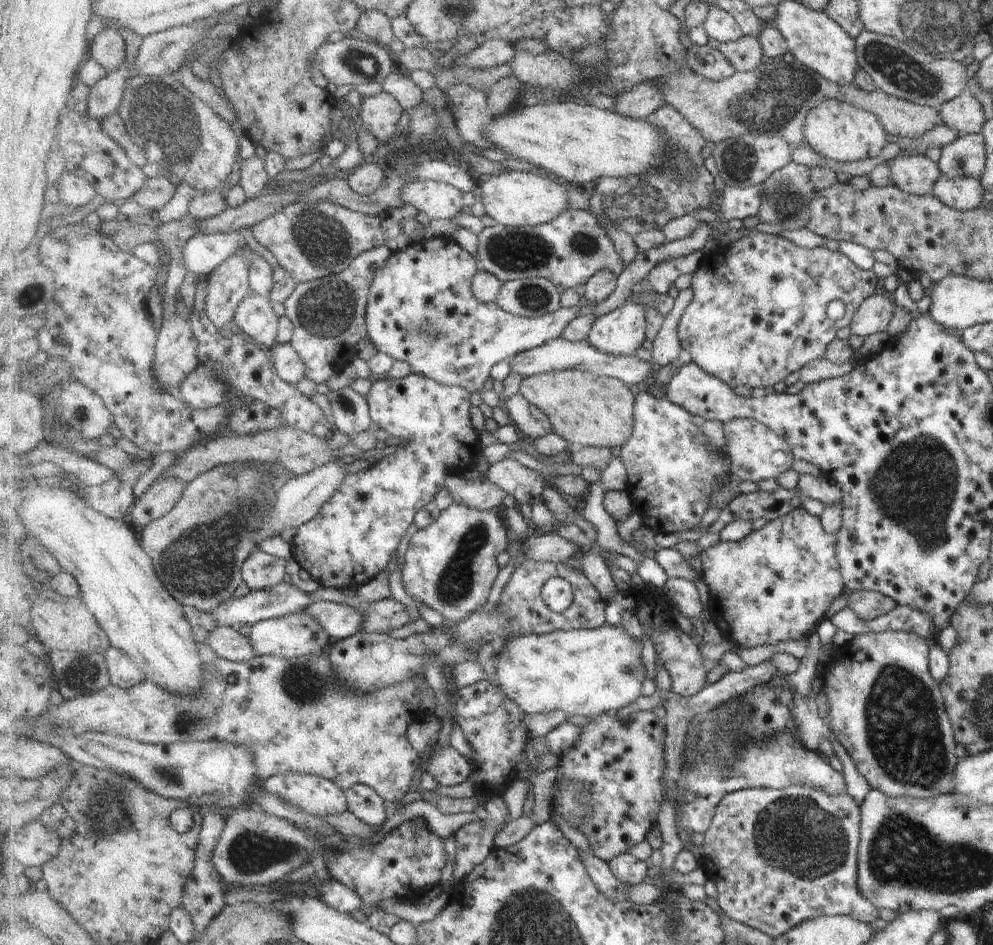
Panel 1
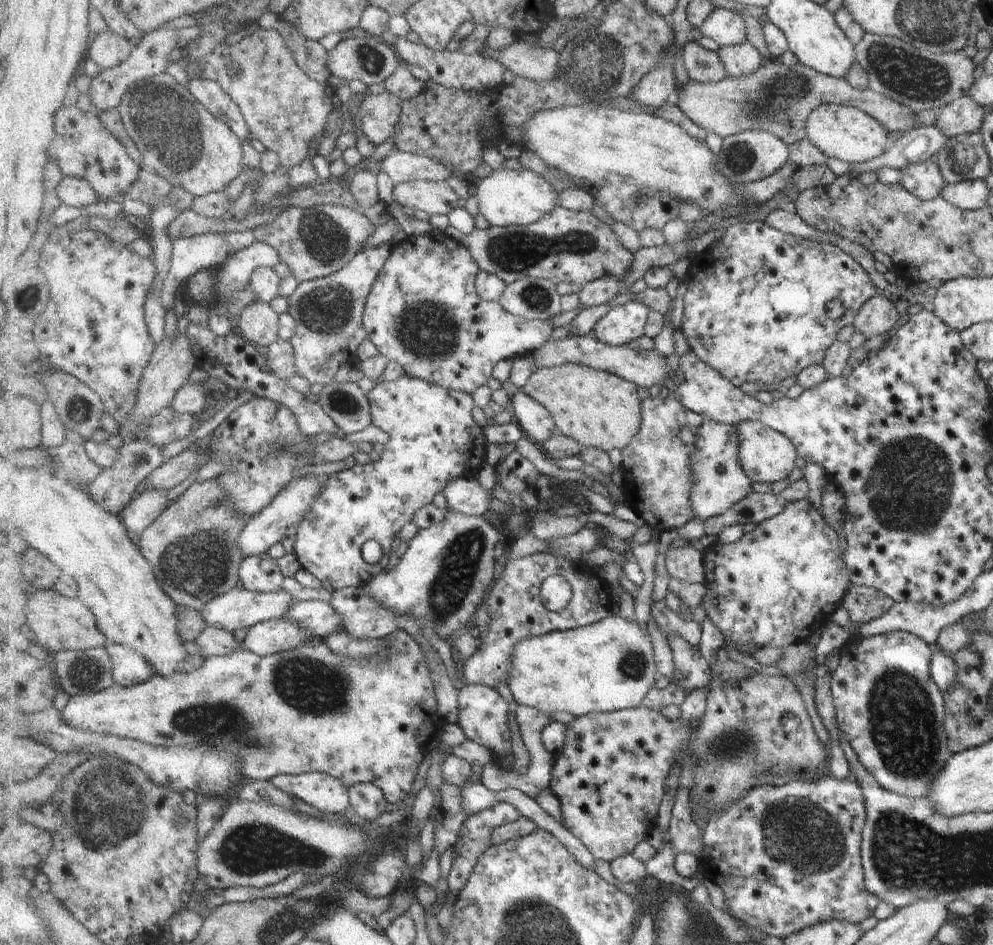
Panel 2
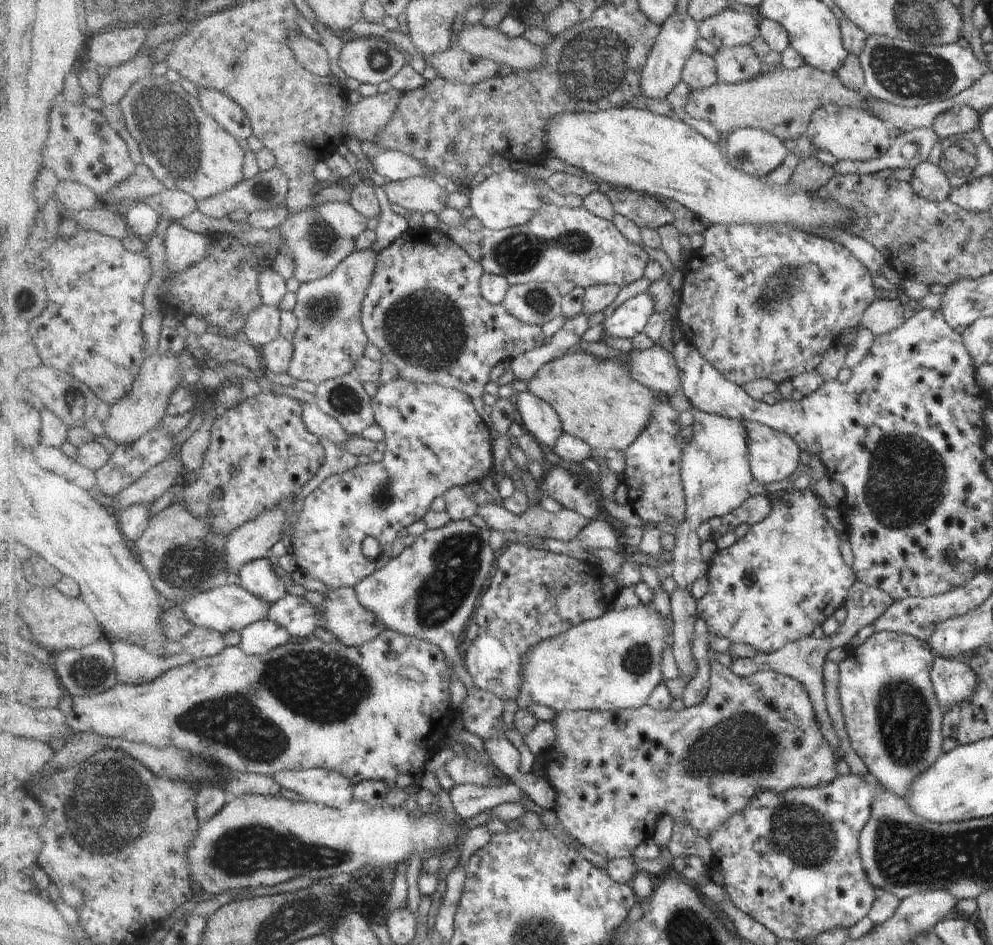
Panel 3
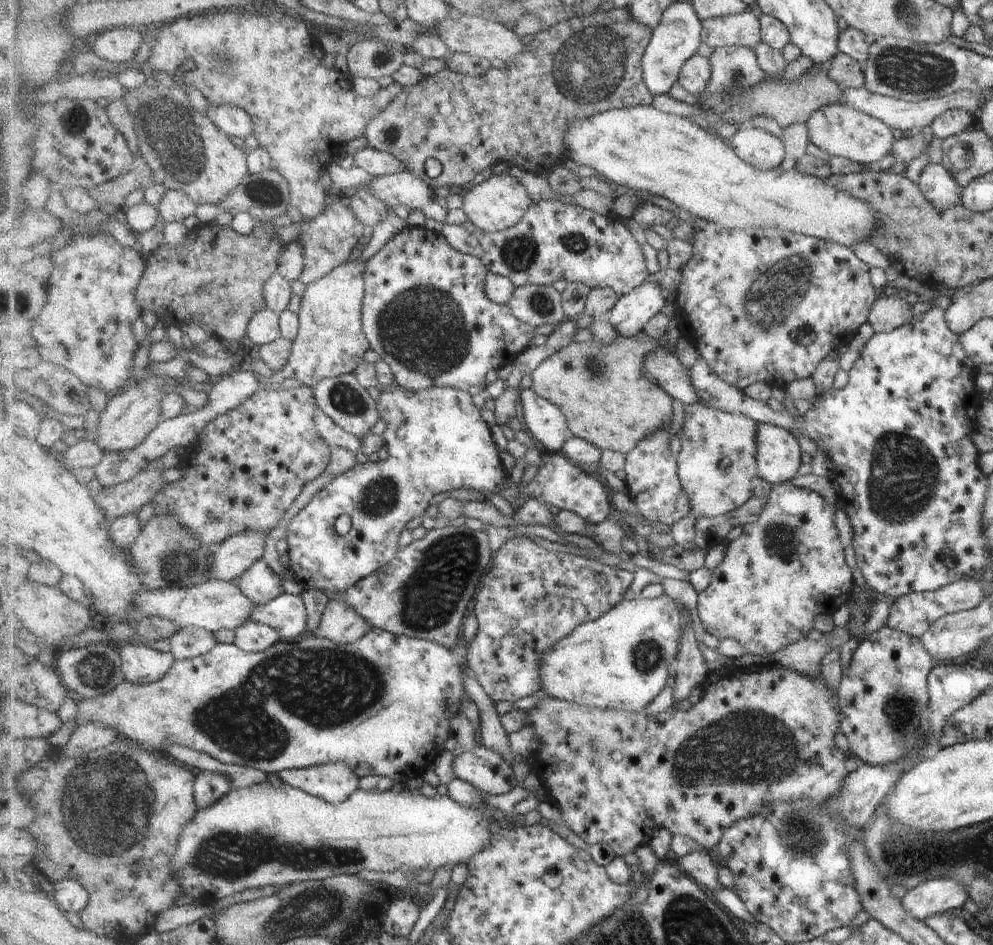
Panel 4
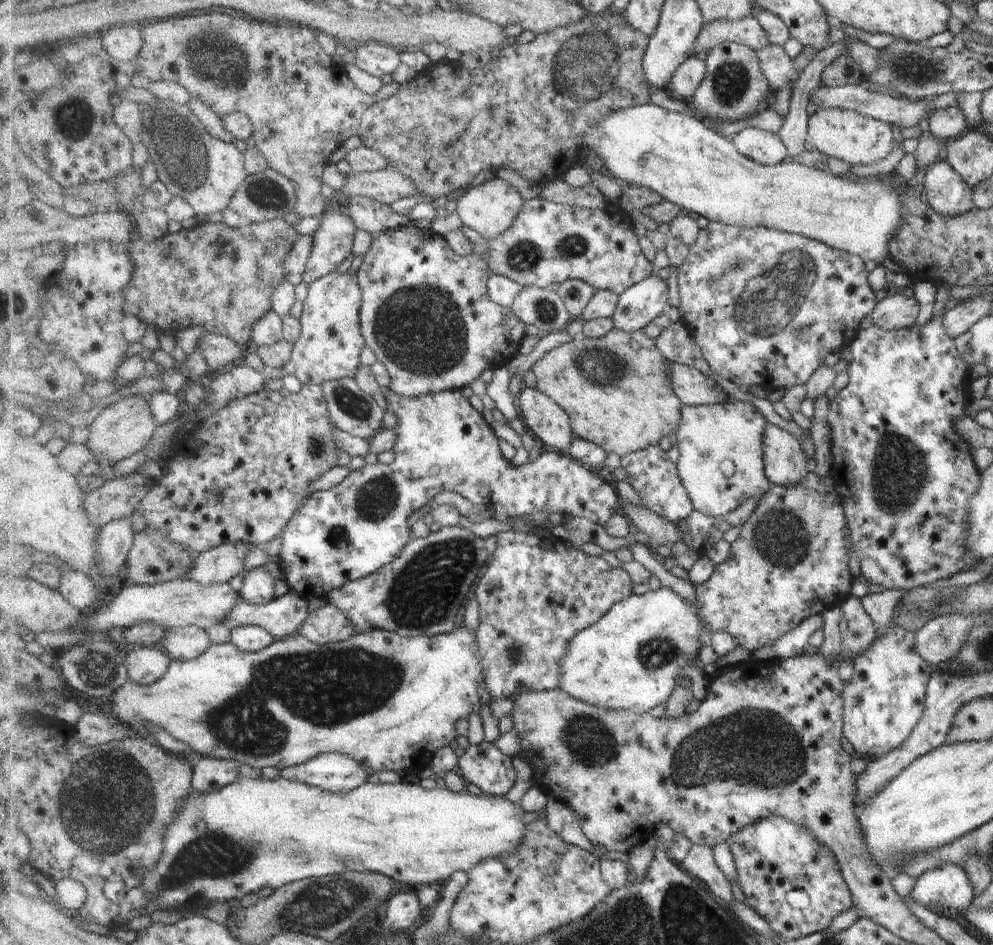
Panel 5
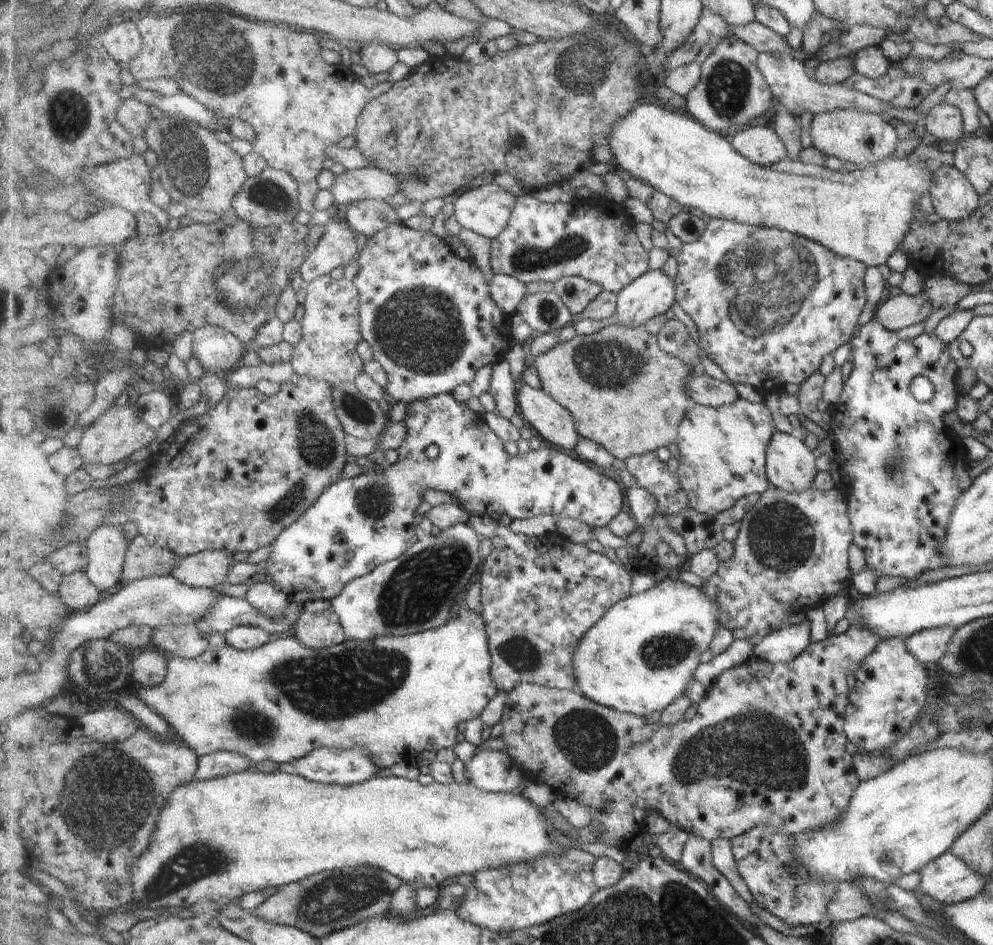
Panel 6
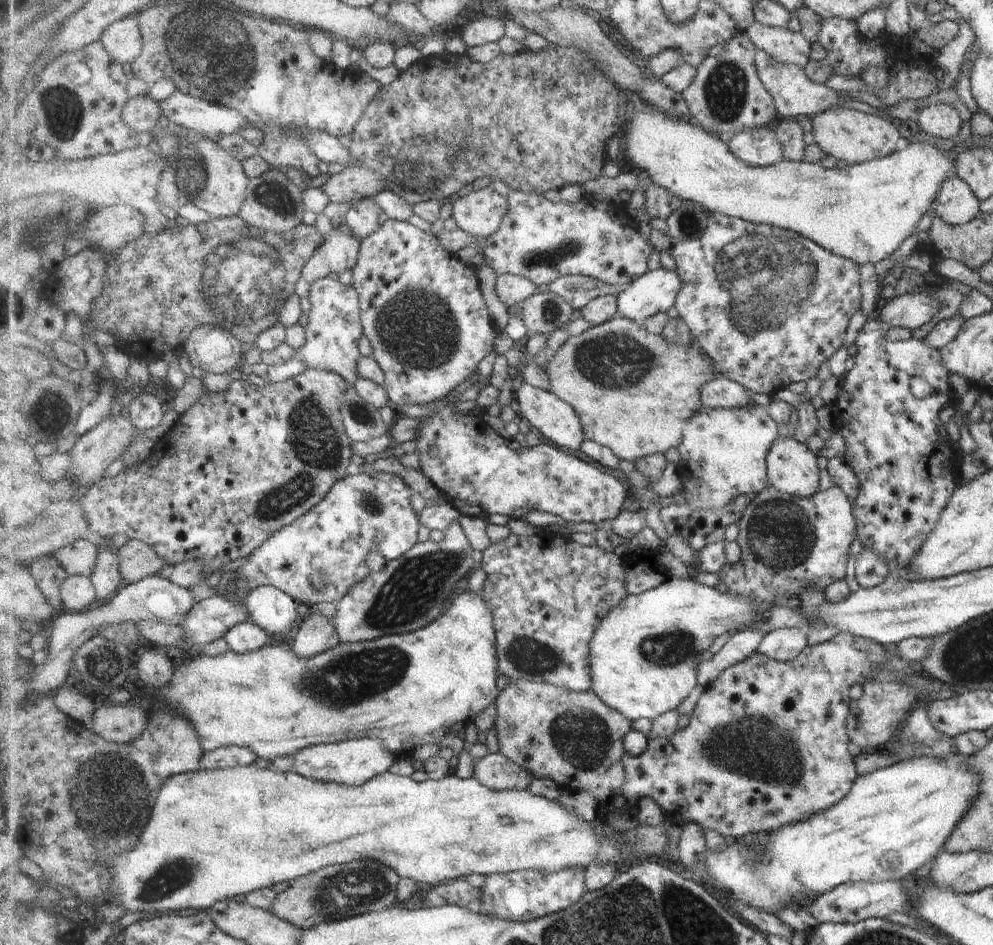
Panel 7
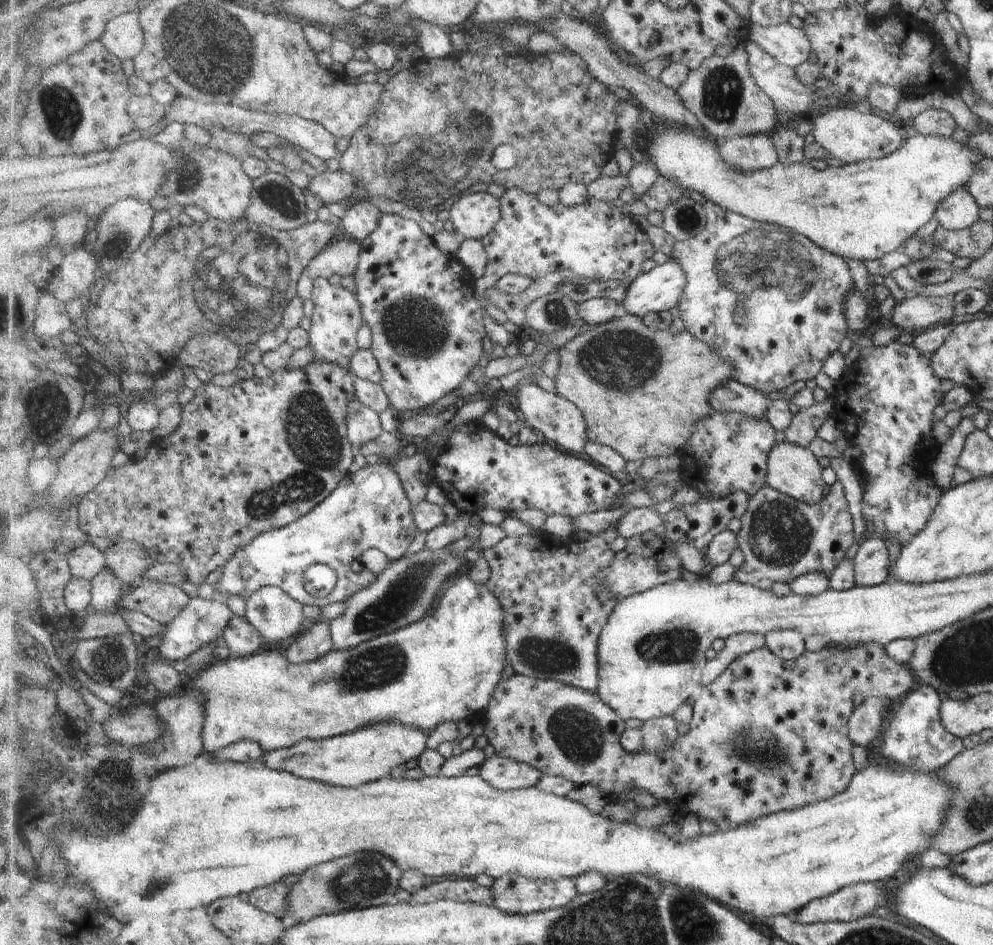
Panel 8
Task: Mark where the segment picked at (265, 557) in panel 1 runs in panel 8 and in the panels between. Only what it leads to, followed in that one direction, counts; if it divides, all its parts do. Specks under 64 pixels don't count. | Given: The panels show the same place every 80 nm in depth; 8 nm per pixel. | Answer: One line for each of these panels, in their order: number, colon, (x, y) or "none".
2: (260, 573)
3: (258, 577)
4: (258, 582)
5: (258, 586)
6: (263, 596)
7: (275, 611)
8: (278, 616)

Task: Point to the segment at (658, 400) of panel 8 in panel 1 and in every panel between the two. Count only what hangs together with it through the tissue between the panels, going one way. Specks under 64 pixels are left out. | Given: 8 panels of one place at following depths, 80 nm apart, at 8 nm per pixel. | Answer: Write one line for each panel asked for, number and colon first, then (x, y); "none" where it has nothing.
1: (587, 410)
2: (598, 409)
3: (598, 401)
4: (608, 401)
5: (616, 389)
6: (625, 392)
7: (633, 391)

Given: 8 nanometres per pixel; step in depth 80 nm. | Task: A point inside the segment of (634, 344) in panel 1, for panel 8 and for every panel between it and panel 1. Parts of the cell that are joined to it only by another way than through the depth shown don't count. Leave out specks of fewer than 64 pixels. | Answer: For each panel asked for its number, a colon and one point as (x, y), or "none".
2: (624, 323)
3: (630, 318)
4: (633, 311)
5: (640, 305)
6: (653, 294)
7: (656, 291)
8: (658, 290)

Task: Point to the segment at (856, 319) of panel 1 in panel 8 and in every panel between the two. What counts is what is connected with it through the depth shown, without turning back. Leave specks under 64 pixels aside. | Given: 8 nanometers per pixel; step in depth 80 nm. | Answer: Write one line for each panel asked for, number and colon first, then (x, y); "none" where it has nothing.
2: (877, 314)
3: (882, 315)
4: (886, 313)
5: (894, 311)
6: (897, 312)
7: (909, 311)
8: (914, 312)

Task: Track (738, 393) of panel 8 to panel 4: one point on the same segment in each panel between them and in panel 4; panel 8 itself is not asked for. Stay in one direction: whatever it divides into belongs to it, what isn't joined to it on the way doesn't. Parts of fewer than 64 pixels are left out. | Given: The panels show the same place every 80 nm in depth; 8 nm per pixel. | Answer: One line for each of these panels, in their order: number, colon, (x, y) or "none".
4: (664, 367)
5: (693, 387)
6: (702, 389)
7: (721, 392)

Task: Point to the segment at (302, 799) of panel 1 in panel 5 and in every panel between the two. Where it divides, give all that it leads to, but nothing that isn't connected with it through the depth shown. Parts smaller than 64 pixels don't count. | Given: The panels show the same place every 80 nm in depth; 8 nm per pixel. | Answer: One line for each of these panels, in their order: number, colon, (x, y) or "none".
2: (328, 794)
3: (321, 786)
4: (335, 782)
5: (333, 772)

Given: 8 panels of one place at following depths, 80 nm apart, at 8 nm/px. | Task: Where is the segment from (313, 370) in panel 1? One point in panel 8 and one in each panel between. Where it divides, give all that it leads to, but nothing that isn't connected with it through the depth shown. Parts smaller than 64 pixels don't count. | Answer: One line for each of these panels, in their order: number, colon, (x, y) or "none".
2: (329, 311)
3: (330, 340)
4: (331, 342)
5: (330, 347)
6: (328, 352)
7: (334, 328)
8: (336, 319)

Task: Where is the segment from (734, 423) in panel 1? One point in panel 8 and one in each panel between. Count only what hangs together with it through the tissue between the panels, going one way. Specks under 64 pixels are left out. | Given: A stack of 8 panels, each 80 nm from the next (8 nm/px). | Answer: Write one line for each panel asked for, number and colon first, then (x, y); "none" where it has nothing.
2: (766, 455)
3: (773, 456)
4: (778, 455)
5: (784, 462)
6: (789, 465)
7: (791, 467)
8: (792, 470)

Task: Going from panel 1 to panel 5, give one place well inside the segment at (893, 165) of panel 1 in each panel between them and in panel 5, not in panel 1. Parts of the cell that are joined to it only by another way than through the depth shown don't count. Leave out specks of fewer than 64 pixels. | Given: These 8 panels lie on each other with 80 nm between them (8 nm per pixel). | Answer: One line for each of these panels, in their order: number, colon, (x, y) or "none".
2: (923, 179)
3: (927, 180)
4: (934, 183)
5: (945, 192)

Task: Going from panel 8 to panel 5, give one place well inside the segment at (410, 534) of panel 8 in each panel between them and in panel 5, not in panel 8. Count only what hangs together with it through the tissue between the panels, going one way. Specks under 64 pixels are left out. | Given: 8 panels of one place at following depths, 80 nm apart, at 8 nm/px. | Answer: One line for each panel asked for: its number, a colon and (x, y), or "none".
5: (346, 533)
6: (357, 524)
7: (363, 513)

